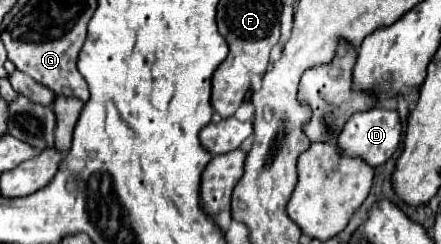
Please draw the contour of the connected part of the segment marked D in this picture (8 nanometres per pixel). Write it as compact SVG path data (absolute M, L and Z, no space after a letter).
M371 108L365 112L357 112L349 118L349 122L345 124L345 130L339 134L337 144L345 156L361 156L371 166L379 166L379 164L385 164L397 152L401 144L401 134L403 134L403 124L397 110Z

